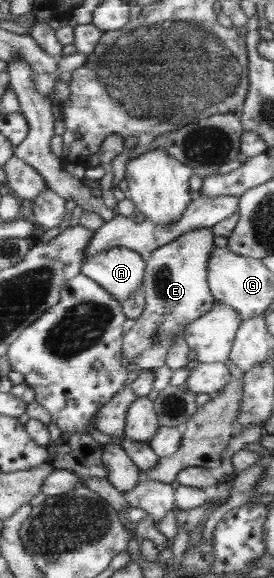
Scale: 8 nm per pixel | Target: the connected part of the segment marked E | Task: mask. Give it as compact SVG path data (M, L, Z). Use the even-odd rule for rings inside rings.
M196 228L175 242L162 246L147 255L144 285L146 309L124 338L124 356L141 369L154 370L166 364L175 340L187 334L189 323L207 314L216 304L208 283L208 266L215 247L212 228Z

